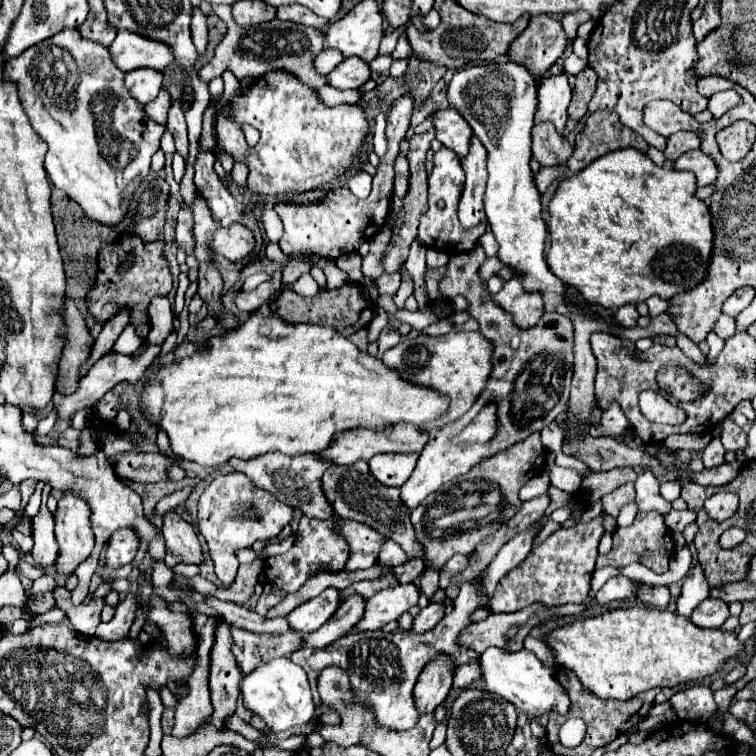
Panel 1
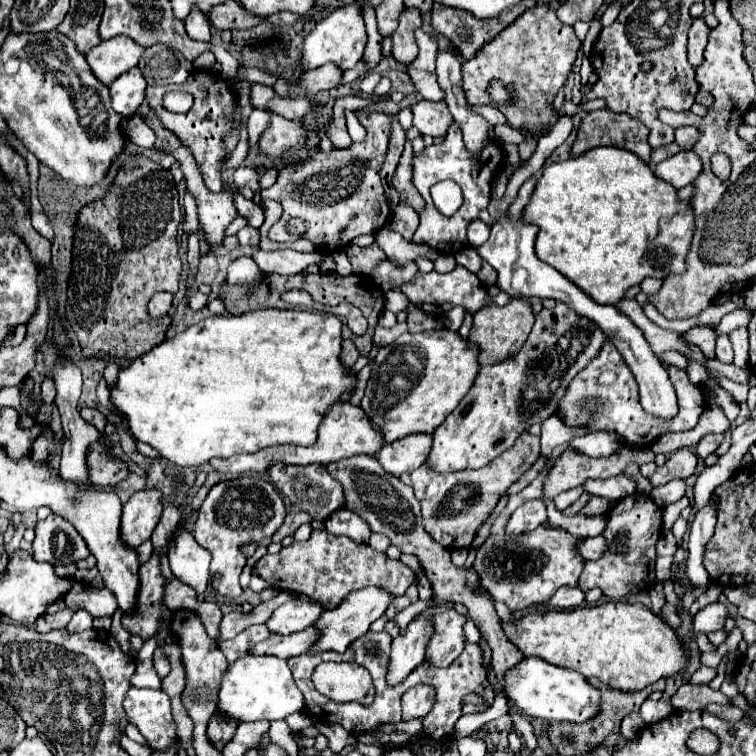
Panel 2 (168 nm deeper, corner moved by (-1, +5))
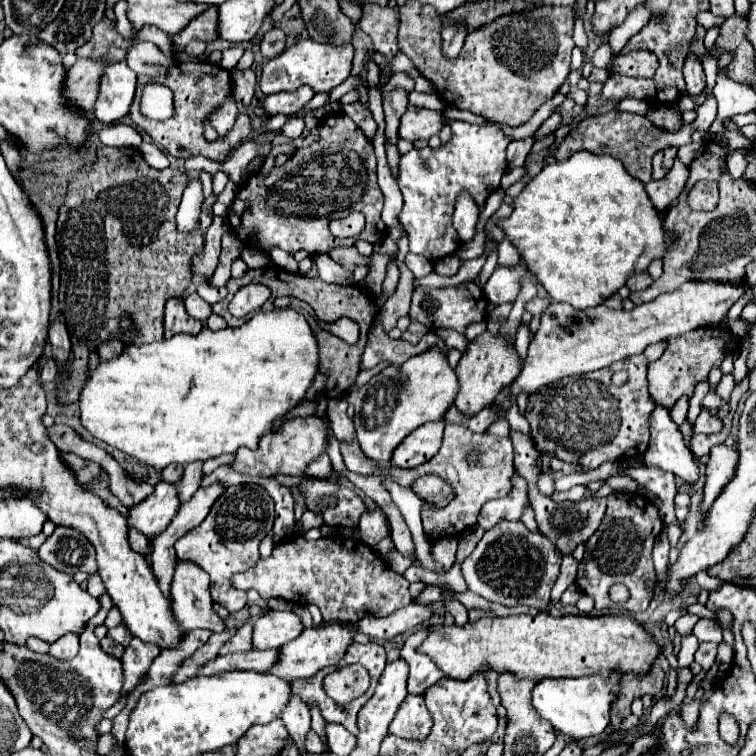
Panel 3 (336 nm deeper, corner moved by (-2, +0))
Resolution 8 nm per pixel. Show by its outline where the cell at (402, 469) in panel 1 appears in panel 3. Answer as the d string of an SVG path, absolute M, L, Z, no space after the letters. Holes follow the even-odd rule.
M444 421L440 423L428 423L416 429L416 433L410 433L392 453L392 465L402 469L412 469L416 465L422 465L430 457L436 455L440 449L444 433Z

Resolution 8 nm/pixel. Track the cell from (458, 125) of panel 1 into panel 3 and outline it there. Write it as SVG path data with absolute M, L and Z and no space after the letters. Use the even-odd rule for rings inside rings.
M424 107L416 111L406 111L400 123L400 137L408 141L430 139L440 133L444 123L446 123L444 111L432 111Z

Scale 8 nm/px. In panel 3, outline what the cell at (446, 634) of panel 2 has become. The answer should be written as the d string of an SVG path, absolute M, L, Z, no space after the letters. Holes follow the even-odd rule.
M420 627L418 631L414 631L412 635L408 635L400 657L410 665L410 675L408 675L408 693L416 693L422 695L430 685L438 683L444 673L440 673L440 669L436 669L434 661L428 655L418 653L420 643L424 641L424 637L428 637L432 627Z

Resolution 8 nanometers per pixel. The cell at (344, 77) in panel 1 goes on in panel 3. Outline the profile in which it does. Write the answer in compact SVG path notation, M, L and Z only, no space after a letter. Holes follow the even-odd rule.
M302 85L300 89L296 89L296 93L268 95L264 101L264 109L268 115L276 115L276 113L292 115L292 113L298 113L300 109L304 109L314 95L316 93L312 93L312 89L308 89L308 85Z

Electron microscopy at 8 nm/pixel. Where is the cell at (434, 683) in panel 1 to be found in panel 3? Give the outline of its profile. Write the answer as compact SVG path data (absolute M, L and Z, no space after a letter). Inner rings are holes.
M408 695L392 719L390 733L404 739L424 739L430 733L430 727L432 717L424 705L424 697Z

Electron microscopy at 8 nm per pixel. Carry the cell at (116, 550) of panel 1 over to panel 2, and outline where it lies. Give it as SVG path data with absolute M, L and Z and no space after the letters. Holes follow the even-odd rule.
M143 488L135 492L123 506L123 518L121 518L123 540L133 548L149 540L155 526L159 524L161 512L163 512L161 490Z

